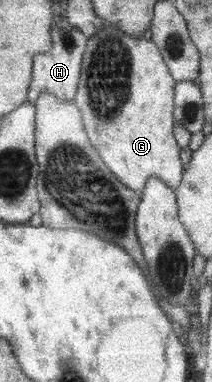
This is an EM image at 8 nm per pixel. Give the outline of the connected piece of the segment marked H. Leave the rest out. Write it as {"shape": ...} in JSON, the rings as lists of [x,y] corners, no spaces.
{"shape":[[[59,18],[54,25],[55,48],[51,52],[39,54],[35,58],[34,80],[31,84],[29,101],[36,105],[43,93],[53,93],[62,101],[73,101],[78,97],[82,83],[83,58],[89,45],[89,36],[81,28],[69,21]]]}

